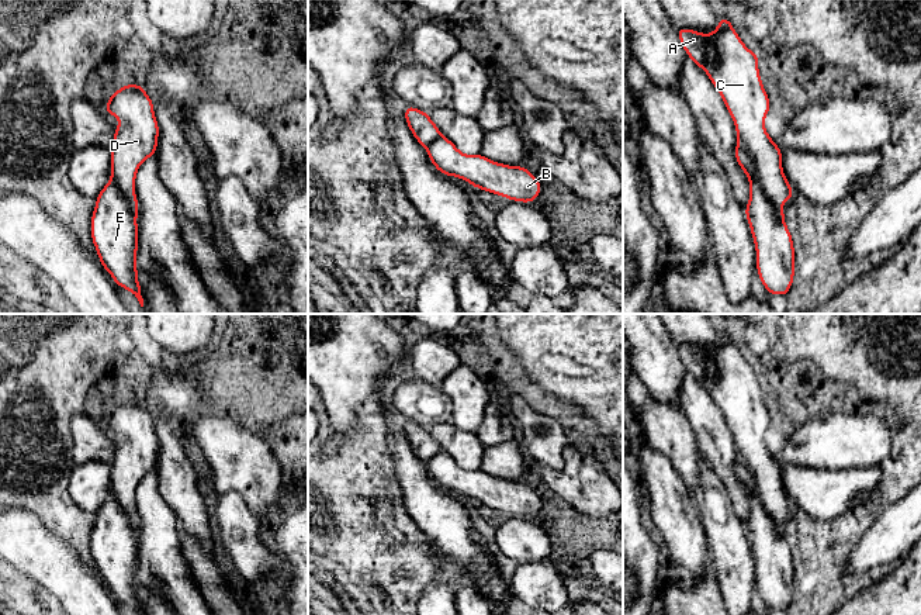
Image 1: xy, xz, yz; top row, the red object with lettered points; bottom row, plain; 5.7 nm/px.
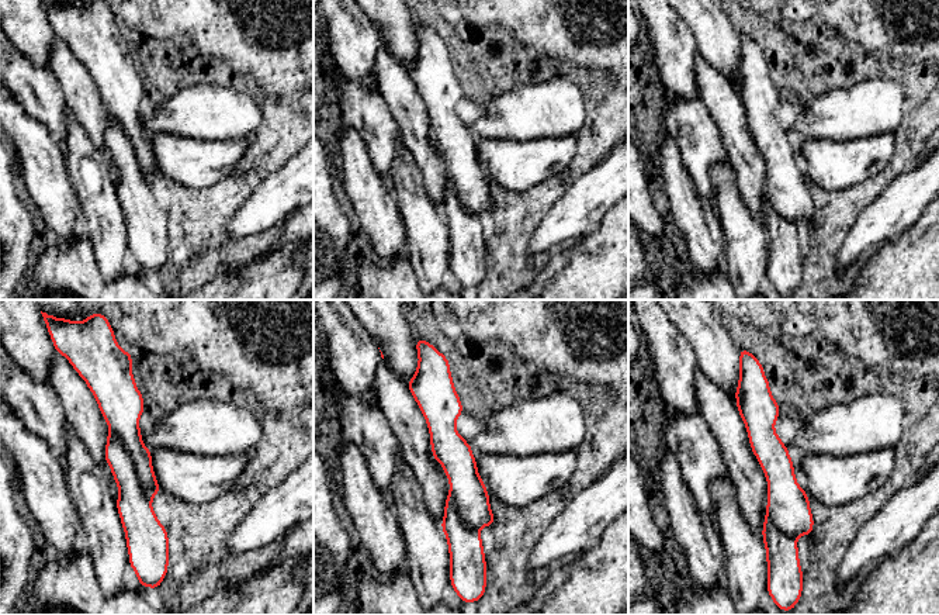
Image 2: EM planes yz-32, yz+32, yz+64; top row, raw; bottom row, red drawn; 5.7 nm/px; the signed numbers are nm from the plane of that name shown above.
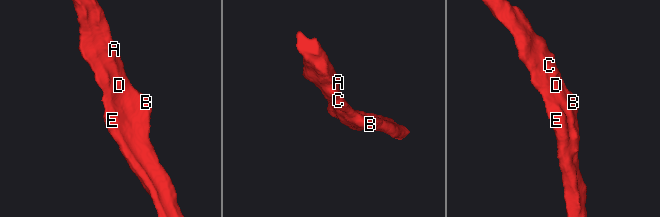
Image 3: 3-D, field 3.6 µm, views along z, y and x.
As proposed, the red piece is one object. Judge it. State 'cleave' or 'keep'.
cleave

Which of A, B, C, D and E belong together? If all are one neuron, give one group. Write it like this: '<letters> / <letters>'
A B C D / E

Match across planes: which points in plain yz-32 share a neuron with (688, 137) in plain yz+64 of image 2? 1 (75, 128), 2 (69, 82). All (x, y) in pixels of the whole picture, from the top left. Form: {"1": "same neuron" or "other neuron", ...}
{"1": "other neuron", "2": "other neuron"}

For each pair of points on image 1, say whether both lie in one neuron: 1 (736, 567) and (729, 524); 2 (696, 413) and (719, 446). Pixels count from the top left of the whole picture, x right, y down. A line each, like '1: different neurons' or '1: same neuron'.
1: same neuron
2: same neuron

